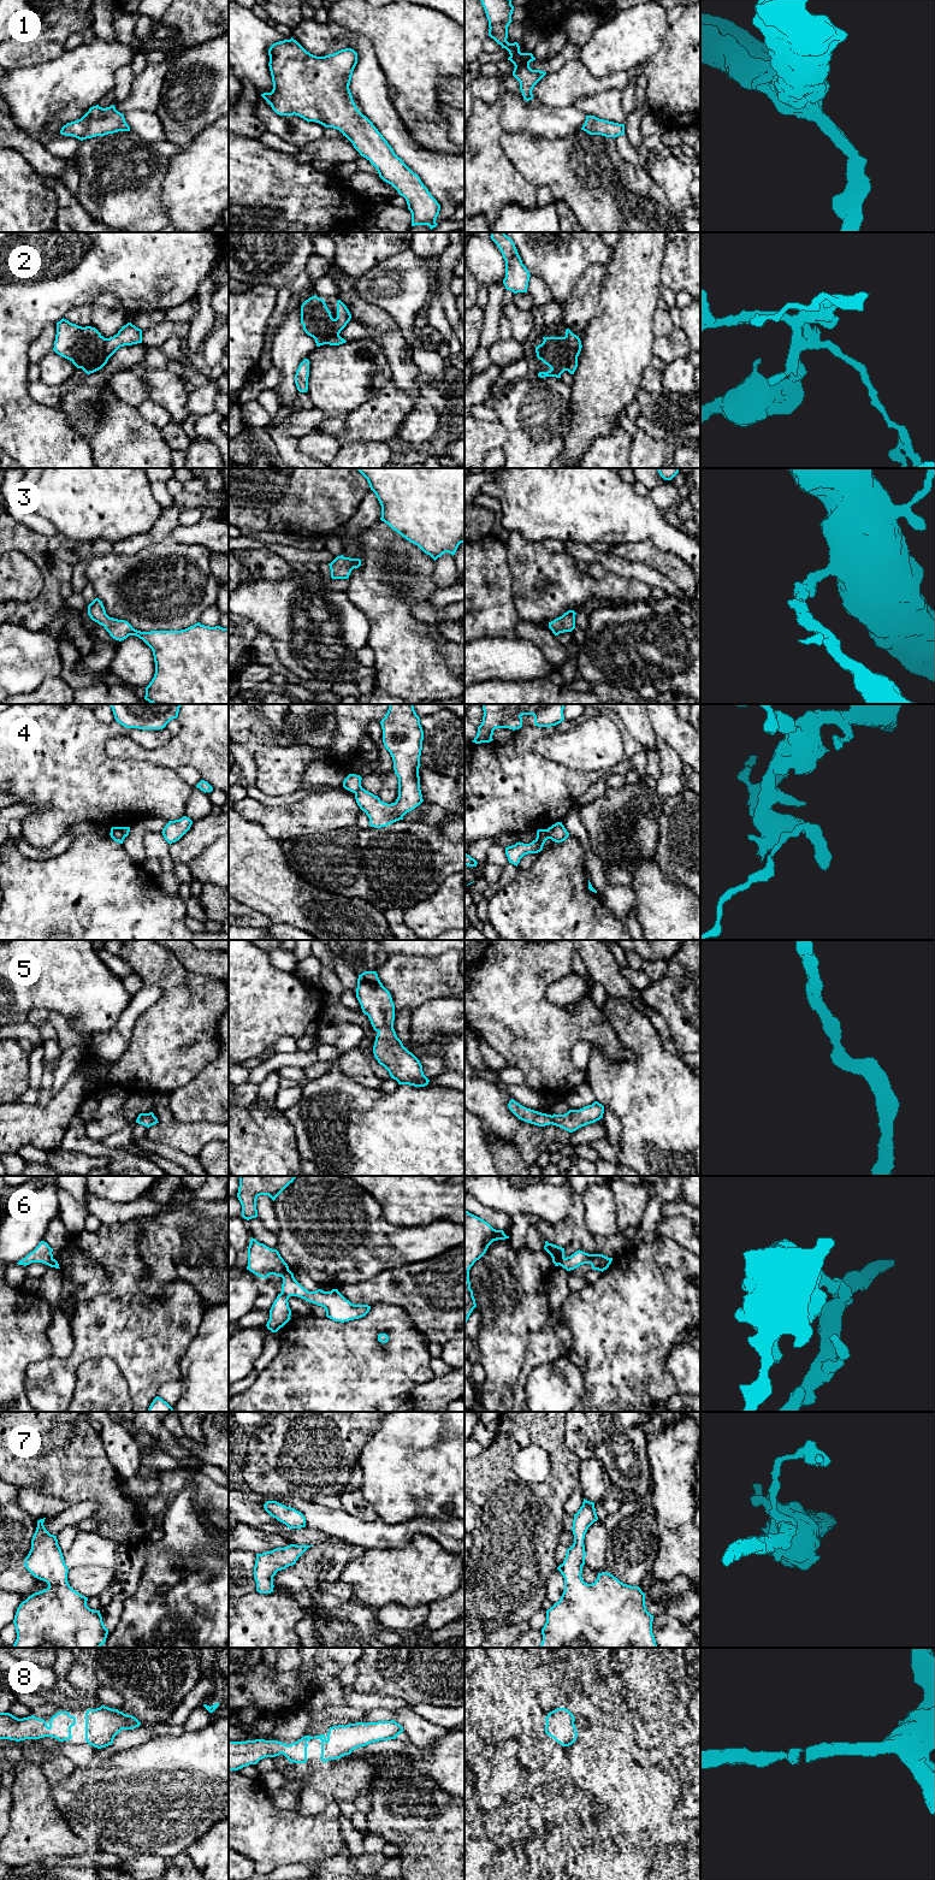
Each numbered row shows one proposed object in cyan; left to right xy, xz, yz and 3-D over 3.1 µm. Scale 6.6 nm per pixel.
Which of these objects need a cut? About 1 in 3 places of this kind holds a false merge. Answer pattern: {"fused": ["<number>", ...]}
{"fused": ["2", "4", "6"]}

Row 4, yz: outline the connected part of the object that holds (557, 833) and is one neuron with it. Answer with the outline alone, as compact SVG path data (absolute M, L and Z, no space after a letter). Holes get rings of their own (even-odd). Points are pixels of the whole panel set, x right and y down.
M557 822L549 827L548 833L550 839L555 843L562 843L569 836L569 833L567 832L562 822Z

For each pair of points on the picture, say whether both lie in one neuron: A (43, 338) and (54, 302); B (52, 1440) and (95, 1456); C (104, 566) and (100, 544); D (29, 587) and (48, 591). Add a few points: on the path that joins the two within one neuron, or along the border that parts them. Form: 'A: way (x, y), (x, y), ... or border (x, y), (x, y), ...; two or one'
A: border (55, 323), (49, 323), (30, 346); two
B: border (75, 1424), (72, 1438), (69, 1442), (45, 1452); two
C: border (111, 551), (94, 555), (88, 560), (86, 578); two
D: border (43, 586), (36, 597); two

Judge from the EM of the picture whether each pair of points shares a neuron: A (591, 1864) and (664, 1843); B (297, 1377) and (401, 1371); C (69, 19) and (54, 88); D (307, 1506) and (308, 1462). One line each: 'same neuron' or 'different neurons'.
A: same neuron
B: same neuron
C: different neurons
D: different neurons

